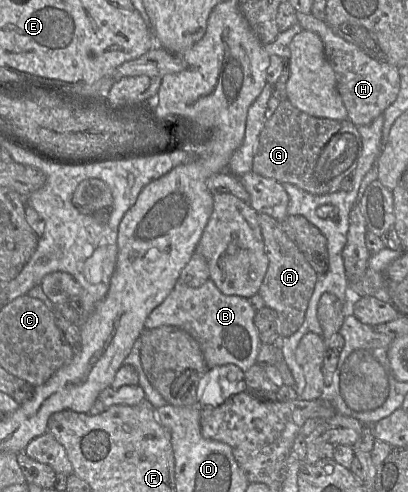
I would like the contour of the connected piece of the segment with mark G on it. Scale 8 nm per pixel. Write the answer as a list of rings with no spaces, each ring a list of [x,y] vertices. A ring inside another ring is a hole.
[[[288,100],[280,102],[272,117],[266,121],[258,139],[252,171],[279,183],[290,183],[314,195],[340,190],[340,183],[356,169],[362,152],[362,140],[358,128],[349,119],[332,120],[317,118],[294,107]]]

